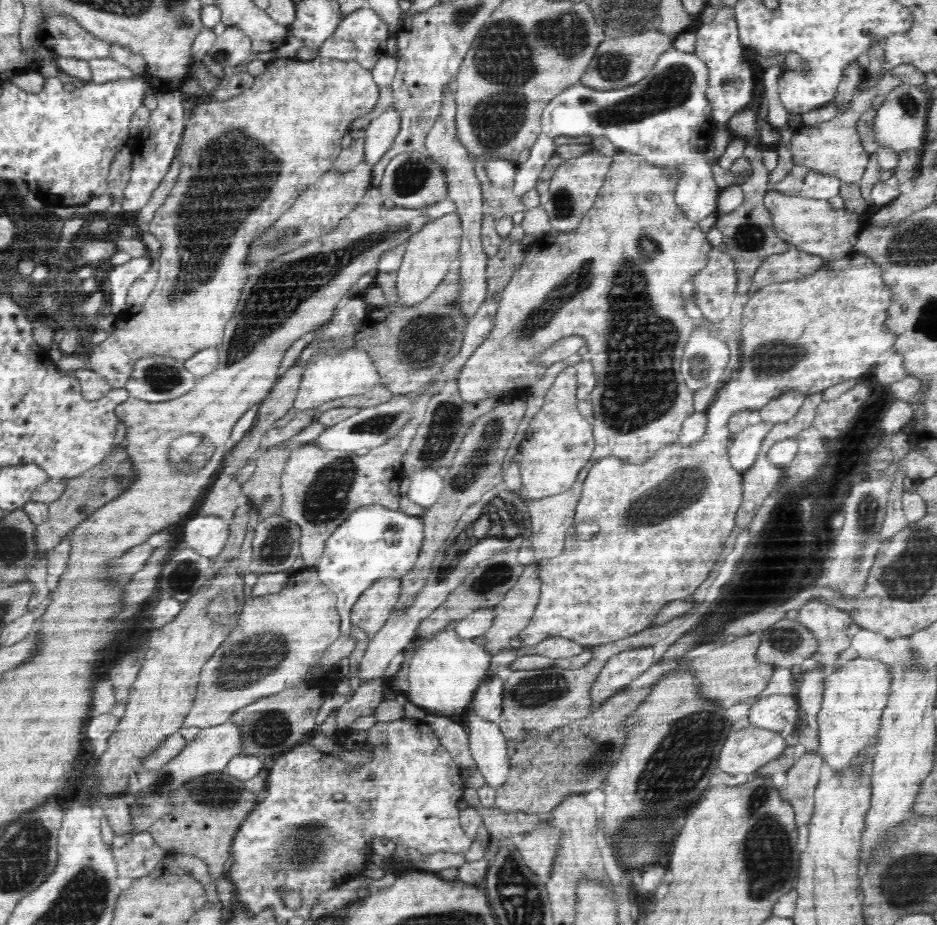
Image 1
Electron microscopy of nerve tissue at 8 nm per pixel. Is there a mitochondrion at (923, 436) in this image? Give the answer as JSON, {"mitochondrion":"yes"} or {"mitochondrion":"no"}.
{"mitochondrion":"no"}

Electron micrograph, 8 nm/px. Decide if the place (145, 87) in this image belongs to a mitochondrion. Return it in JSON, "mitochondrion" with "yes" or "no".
{"mitochondrion":"no"}

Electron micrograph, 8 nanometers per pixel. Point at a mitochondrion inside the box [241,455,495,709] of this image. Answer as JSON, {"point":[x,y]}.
{"point":[278,543]}

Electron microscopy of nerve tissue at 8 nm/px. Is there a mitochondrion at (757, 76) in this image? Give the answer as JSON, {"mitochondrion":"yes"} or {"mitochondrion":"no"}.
{"mitochondrion":"no"}

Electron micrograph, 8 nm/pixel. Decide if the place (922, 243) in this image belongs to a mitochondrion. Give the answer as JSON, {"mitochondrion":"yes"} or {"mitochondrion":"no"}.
{"mitochondrion":"yes"}

